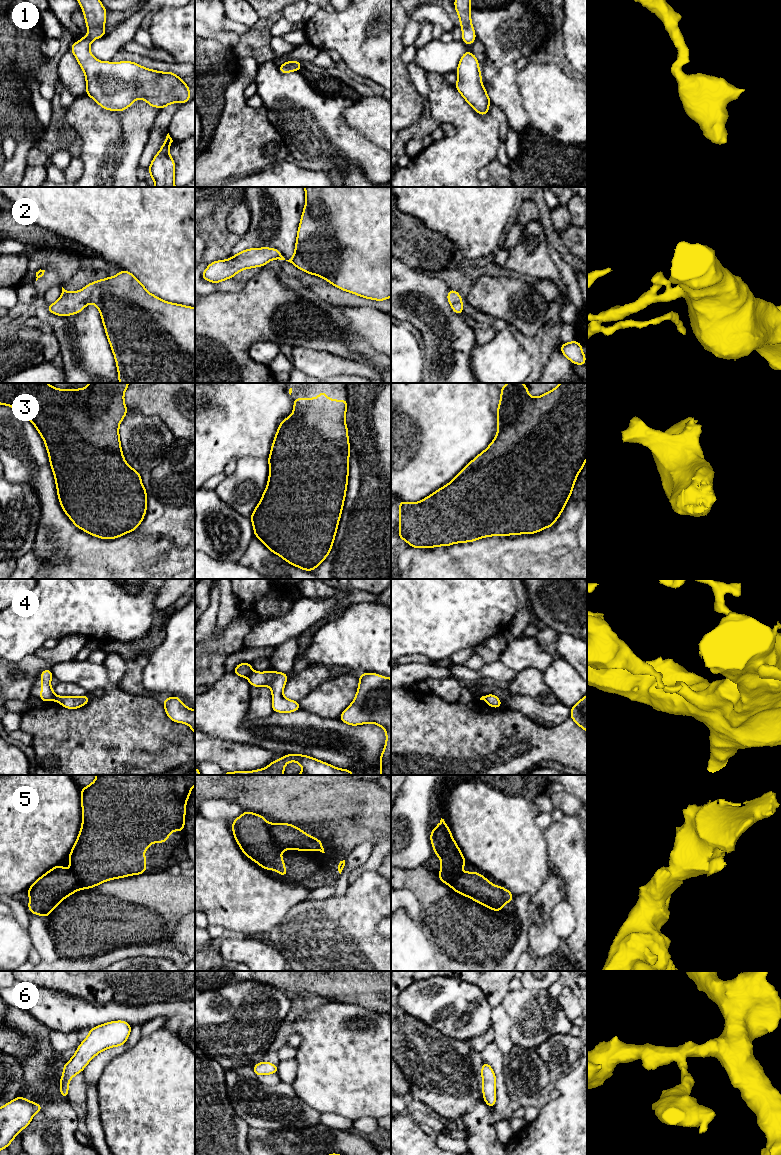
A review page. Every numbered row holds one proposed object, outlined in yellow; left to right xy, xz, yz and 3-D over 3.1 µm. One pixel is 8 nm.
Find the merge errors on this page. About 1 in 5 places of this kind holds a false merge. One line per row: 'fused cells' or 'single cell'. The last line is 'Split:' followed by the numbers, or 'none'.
1: single cell
2: single cell
3: single cell
4: fused cells
5: single cell
6: single cell
Split: 4

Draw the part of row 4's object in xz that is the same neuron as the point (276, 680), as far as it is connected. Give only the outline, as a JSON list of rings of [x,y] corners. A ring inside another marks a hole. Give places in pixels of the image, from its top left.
[[[252,672],[248,681],[251,686],[268,686],[272,691],[273,712],[290,713],[300,710],[298,701],[293,701],[283,696],[283,690],[288,679],[288,674],[282,672]]]

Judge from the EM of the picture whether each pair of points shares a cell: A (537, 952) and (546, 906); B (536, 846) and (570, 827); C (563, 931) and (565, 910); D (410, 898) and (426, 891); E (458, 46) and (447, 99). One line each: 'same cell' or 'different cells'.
A: same cell
B: different cells
C: same cell
D: different cells
E: different cells

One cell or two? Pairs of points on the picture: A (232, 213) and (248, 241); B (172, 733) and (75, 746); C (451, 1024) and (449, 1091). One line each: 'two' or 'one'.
A: two
B: one
C: two

